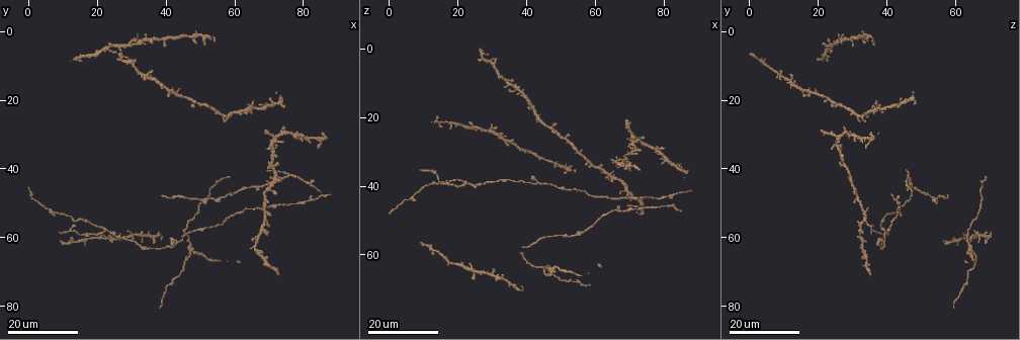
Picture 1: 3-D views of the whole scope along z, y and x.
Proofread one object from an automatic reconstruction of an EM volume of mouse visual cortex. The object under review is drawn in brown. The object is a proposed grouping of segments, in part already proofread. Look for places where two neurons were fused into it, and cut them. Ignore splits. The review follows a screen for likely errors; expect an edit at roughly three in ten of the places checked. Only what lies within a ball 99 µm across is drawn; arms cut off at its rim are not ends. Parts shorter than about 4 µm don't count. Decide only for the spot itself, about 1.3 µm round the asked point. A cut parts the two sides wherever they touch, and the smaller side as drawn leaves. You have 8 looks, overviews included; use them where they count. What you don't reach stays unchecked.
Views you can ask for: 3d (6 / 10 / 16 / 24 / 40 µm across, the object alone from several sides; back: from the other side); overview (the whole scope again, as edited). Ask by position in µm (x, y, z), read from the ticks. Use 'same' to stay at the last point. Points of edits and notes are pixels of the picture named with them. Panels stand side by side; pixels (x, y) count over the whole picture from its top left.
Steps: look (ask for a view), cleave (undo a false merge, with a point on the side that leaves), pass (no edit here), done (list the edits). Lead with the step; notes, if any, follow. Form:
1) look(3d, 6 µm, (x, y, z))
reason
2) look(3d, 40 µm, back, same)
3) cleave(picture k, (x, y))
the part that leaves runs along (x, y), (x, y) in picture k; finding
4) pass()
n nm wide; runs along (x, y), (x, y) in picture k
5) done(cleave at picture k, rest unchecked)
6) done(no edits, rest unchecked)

look(3d, 16 µm, (75.5, 42.0, 46.0))
two arms in line, one across

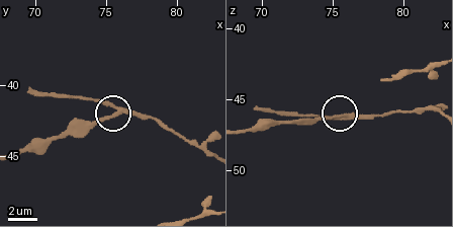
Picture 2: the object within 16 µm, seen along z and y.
look(3d, 10 µm, (75.6, 42.2, 46.2))

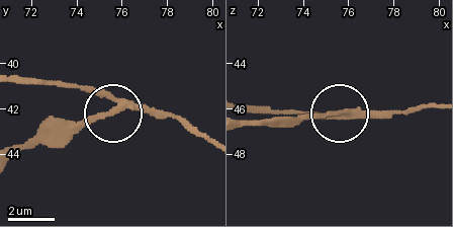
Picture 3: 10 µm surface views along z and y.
cleave(picture 3, (92, 119))
3 arms; the part that leaves runs along (120, 102), (65, 126), (41, 128), (18, 143) in picture 3; a second neuron is stuck on

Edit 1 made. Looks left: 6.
look(overview)

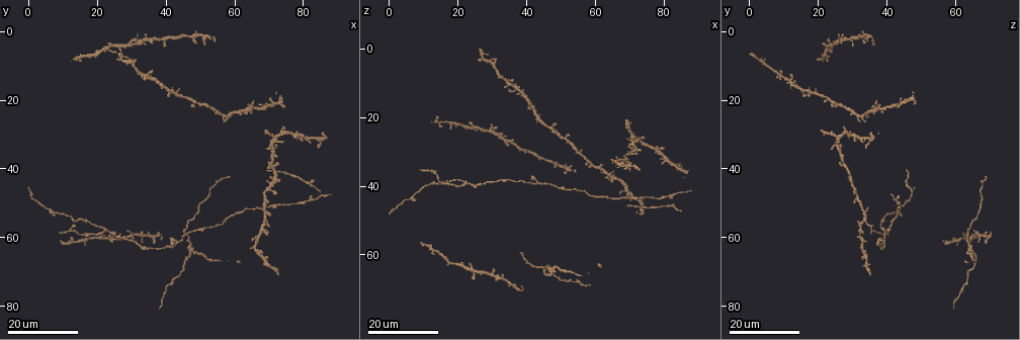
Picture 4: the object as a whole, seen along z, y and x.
look(3d, 16 µm, (69.5, 21.0, 41.5))

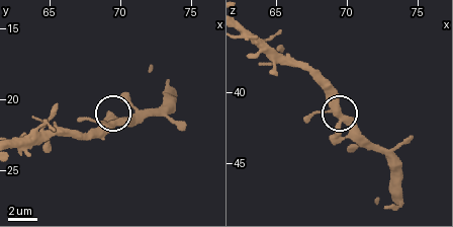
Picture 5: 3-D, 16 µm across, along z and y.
look(3d, 6 µm, (69.8, 21.6, 41.8))
closer look

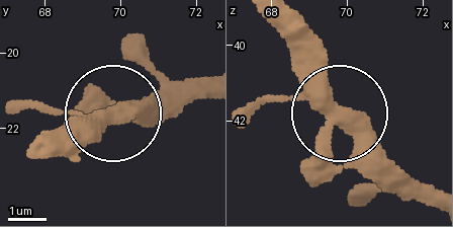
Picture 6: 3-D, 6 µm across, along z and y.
pass()
one neuron here

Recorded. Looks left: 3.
look(3d, 24 µm, (82.5, 49.0, 43.0))

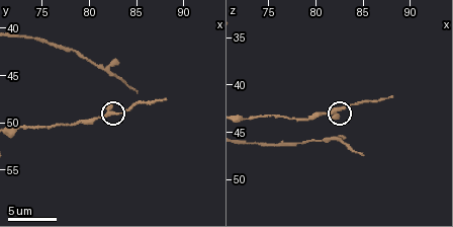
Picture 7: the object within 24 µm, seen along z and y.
look(3d, 10 µm, same)

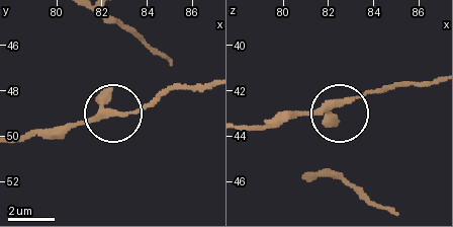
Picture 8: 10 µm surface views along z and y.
pass()
400 nm wide; all the same neuron

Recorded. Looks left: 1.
done(cleave at picture 3, rest unchecked)

